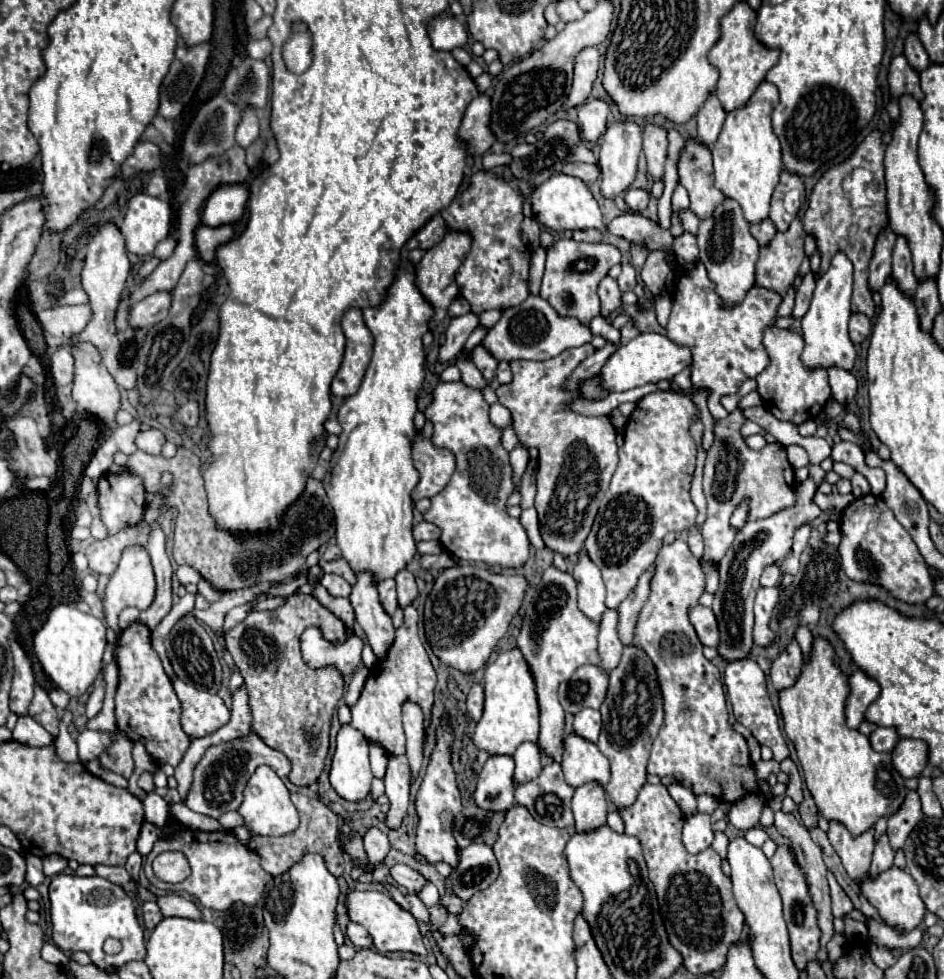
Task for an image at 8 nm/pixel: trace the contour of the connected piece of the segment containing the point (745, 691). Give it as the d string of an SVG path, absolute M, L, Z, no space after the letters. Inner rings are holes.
M733 660L727 664L725 670L725 686L727 686L727 696L733 706L733 716L737 722L741 722L745 728L751 730L751 734L757 738L761 746L769 746L773 750L773 760L783 762L789 758L789 748L785 738L781 736L779 730L779 720L773 710L773 704L767 696L767 686L765 686L765 674L761 672L759 664L755 660ZM731 690L741 696L731 696Z

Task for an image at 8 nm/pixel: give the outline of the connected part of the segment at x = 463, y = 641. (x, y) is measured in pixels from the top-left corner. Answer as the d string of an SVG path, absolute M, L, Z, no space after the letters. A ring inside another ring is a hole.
M457 564L453 568L441 570L425 602L425 634L431 644L433 654L439 656L441 662L461 672L479 670L487 662L497 642L507 634L513 616L521 608L525 592L527 592L527 578L523 574L497 574L477 564L463 564L463 566Z

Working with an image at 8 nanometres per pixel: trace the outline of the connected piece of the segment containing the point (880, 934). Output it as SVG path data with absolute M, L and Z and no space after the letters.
M869 920L867 928L869 928L871 940L885 948L915 948L923 938L923 926L917 926L907 934L897 934L887 924L877 924L877 922Z

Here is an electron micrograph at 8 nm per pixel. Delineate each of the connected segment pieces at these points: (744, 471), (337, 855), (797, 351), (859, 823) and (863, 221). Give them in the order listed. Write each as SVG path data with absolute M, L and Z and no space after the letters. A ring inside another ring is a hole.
M735 408L723 420L715 420L713 446L707 450L705 472L703 472L703 492L707 498L707 520L701 528L705 540L705 560L719 562L727 548L733 544L735 532L729 524L737 504L741 500L749 500L749 520L769 518L775 512L789 508L795 504L795 474L793 466L787 460L785 446L779 442L767 443L761 450L753 450L747 446L745 436L741 436L741 428L747 422L741 408Z
M293 792L291 802L295 804L295 808L299 810L299 816L301 816L297 830L293 830L289 836L257 836L257 834L251 836L249 848L259 854L261 868L273 876L279 876L279 874L287 872L295 862L299 862L305 852L317 852L325 858L327 868L335 876L341 876L345 870L345 864L343 864L343 852L339 850L339 844L337 844L339 816L333 810L329 810L319 798L311 798L301 792Z
M773 326L773 328L765 330L763 344L771 358L771 364L755 378L757 392L761 394L761 400L763 400L763 408L769 410L775 418L795 422L795 424L801 424L807 418L809 420L817 418L817 414L827 404L831 388L827 382L825 368L817 368L817 372L809 372L809 368L805 368L805 364L801 364L801 348L803 348L801 334Z
M817 636L809 656L803 658L797 682L779 690L779 706L787 738L797 750L805 784L819 812L827 820L843 822L853 836L859 836L877 818L893 814L907 788L903 776L891 764L891 754L873 750L865 734L845 724L845 696L849 696L849 676L841 670L831 642Z
M871 132L869 136L865 136L865 140L855 148L855 152L841 164L829 168L819 182L813 186L813 192L809 196L809 210L803 214L803 226L805 232L813 234L817 240L817 248L821 252L821 266L819 272L825 272L829 268L829 260L837 254L837 252L845 252L849 256L849 260L855 266L855 284L853 284L853 298L851 298L851 310L853 312L863 312L869 318L873 318L875 314L875 302L871 298L871 290L869 290L869 260L873 254L873 246L875 246L875 238L879 234L879 230L885 226L887 216L885 216L885 178L883 178L883 154L885 154L885 146L881 144L881 136L879 132ZM855 168L867 168L873 172L873 182L871 182L871 200L873 206L871 208L853 208L849 202L849 192L843 188L843 178L847 174L851 174Z

